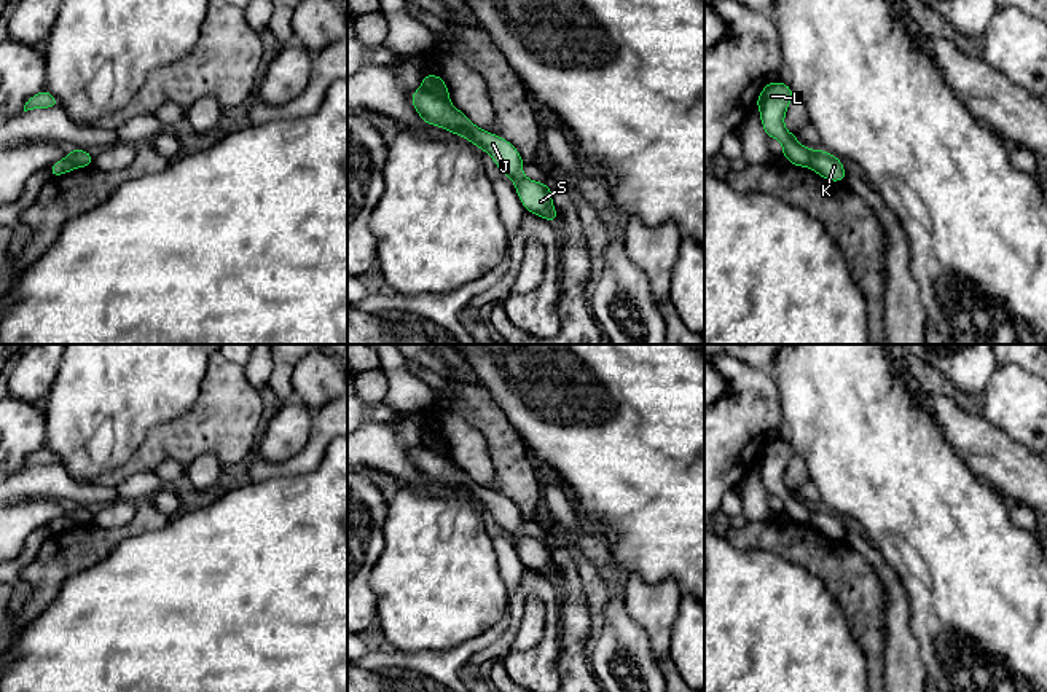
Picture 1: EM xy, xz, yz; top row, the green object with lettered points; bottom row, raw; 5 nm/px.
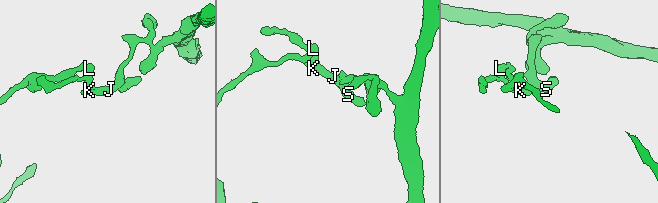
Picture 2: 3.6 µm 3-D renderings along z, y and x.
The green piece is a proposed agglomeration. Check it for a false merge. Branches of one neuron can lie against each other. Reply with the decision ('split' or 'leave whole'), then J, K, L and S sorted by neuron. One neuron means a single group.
split; groups J K S / L

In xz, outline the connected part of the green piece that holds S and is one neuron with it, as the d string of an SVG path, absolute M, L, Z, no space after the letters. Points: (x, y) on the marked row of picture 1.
M422 88L411 94L411 104L424 124L448 129L454 136L465 137L476 148L484 150L497 164L500 172L513 180L520 201L527 212L553 223L558 222L558 214L551 201L553 188L523 175L523 166L526 163L521 159L513 144L497 134L480 129L467 115L457 110L449 99L438 99Z

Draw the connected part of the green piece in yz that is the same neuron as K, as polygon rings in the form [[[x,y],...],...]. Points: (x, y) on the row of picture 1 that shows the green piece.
[[[814,150],[814,156],[810,166],[818,175],[830,182],[843,182],[846,171],[841,159],[827,153],[825,150]]]

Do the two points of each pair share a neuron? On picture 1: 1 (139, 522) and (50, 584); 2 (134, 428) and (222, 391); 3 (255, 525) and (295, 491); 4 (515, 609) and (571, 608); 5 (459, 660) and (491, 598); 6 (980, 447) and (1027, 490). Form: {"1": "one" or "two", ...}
{"1": "one", "2": "two", "3": "one", "4": "two", "5": "two", "6": "one"}

